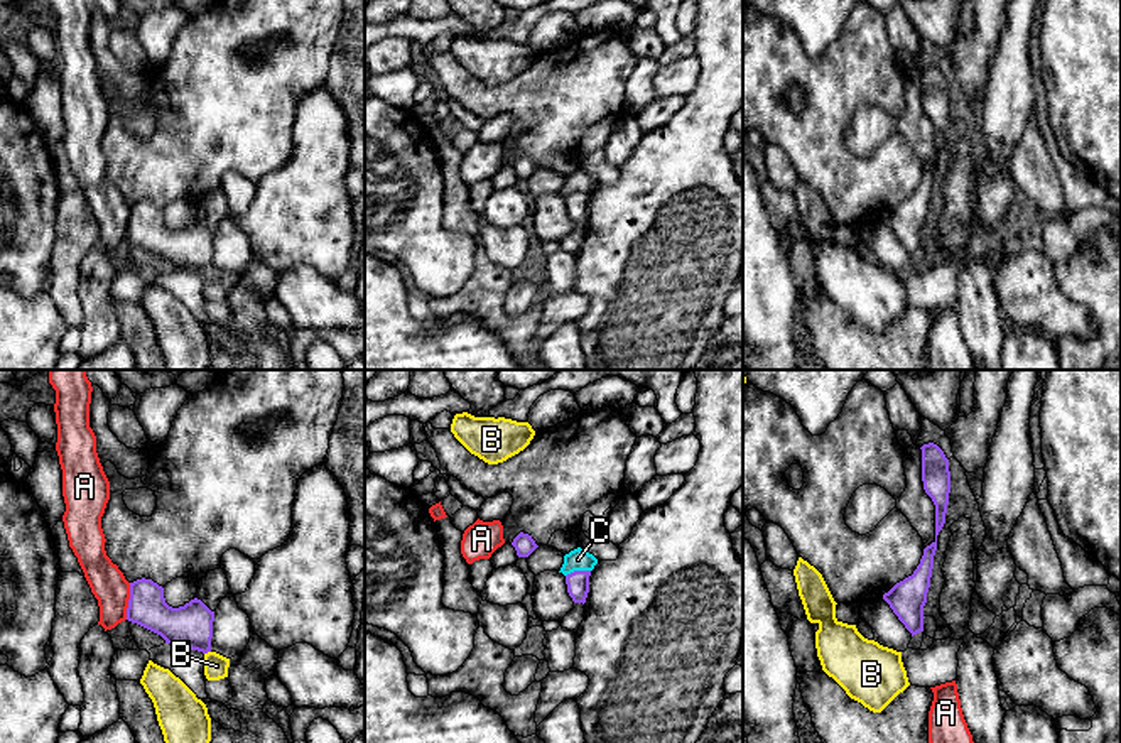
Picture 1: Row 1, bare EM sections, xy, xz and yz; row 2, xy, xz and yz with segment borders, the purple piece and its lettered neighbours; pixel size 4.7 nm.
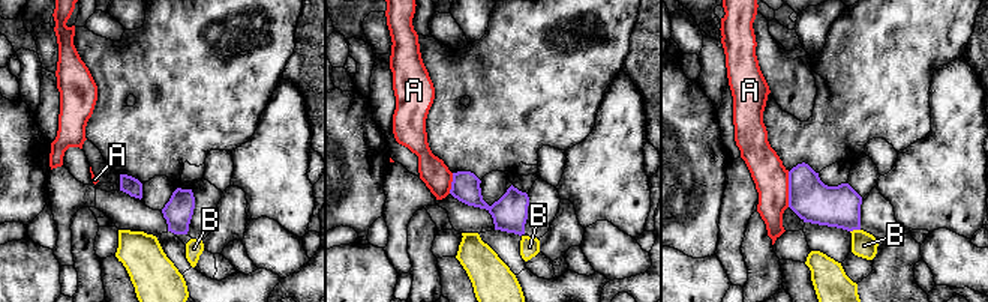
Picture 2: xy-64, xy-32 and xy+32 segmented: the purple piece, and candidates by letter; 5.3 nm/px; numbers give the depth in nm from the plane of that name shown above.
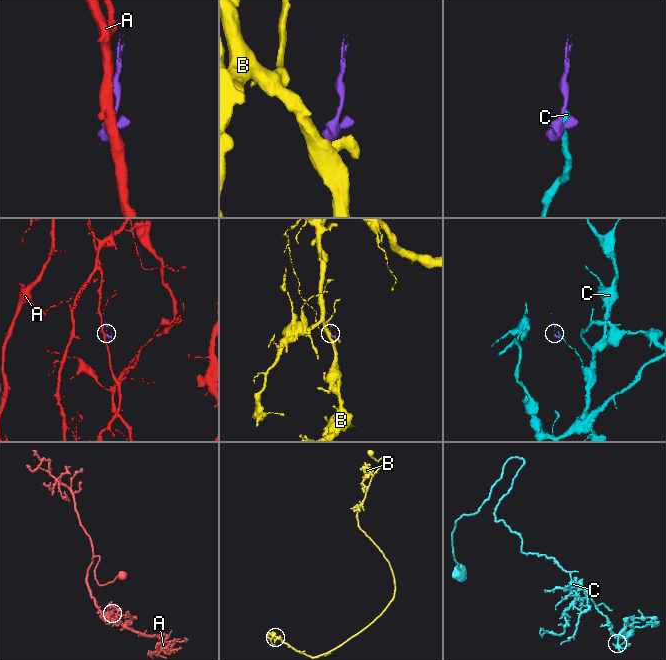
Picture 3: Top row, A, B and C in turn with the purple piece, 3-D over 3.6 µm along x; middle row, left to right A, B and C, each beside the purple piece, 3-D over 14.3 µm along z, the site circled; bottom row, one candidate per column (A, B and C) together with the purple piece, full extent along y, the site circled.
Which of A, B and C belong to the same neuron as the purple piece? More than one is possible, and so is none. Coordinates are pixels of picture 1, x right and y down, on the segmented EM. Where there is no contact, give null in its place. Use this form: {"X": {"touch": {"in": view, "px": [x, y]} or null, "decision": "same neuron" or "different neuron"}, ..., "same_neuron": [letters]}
{"A": {"touch": {"in": "xy", "px": [129, 601]}, "decision": "different neuron"}, "B": {"touch": {"in": "xy", "px": [206, 652]}, "decision": "different neuron"}, "C": {"touch": {"in": "xz", "px": [578, 571]}, "decision": "different neuron"}, "same_neuron": []}

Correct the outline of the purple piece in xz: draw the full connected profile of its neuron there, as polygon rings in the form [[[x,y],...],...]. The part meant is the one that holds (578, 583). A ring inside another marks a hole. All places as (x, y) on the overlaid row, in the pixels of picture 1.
[[[574,571],[566,576],[567,593],[574,603],[586,603],[591,571]]]

